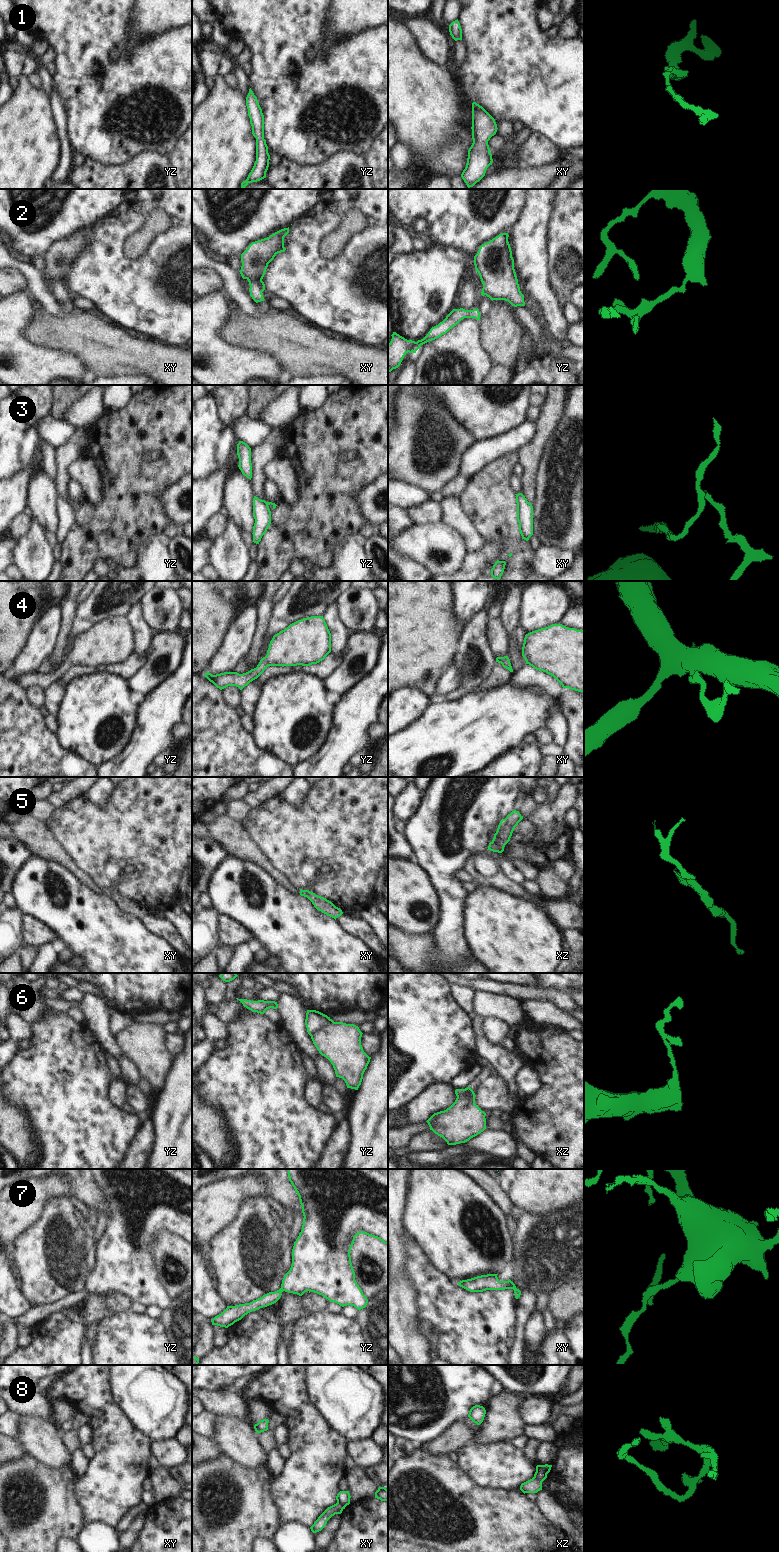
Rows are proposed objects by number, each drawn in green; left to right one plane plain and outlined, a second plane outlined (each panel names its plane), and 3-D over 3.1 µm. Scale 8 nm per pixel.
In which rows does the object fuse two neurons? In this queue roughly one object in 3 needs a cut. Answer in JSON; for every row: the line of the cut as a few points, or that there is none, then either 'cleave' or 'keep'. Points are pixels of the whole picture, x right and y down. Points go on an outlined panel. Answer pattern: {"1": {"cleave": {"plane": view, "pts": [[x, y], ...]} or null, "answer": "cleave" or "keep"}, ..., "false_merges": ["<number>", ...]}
{"1": {"cleave": null, "answer": "keep"}, "2": {"cleave": null, "answer": "keep"}, "3": {"cleave": {"plane": "yz", "pts": [[266, 502], [268, 504]]}, "answer": "cleave"}, "4": {"cleave": null, "answer": "keep"}, "5": {"cleave": null, "answer": "keep"}, "6": {"cleave": {"plane": "yz", "pts": [[331, 1019], [311, 1036]]}, "answer": "cleave"}, "7": {"cleave": null, "answer": "keep"}, "8": {"cleave": {"plane": "xz", "pts": [[534, 1476], [541, 1483]]}, "answer": "cleave"}, "false_merges": ["3", "6", "8"]}

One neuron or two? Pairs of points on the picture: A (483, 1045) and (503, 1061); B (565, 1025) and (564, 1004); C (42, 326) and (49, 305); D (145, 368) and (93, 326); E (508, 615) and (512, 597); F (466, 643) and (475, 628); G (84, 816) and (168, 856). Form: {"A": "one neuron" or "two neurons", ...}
{"A": "one neuron", "B": "two neurons", "C": "two neurons", "D": "one neuron", "E": "one neuron", "F": "one neuron", "G": "one neuron"}

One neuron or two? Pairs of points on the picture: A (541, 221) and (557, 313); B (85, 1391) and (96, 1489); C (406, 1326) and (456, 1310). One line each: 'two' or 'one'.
A: one
B: one
C: two

